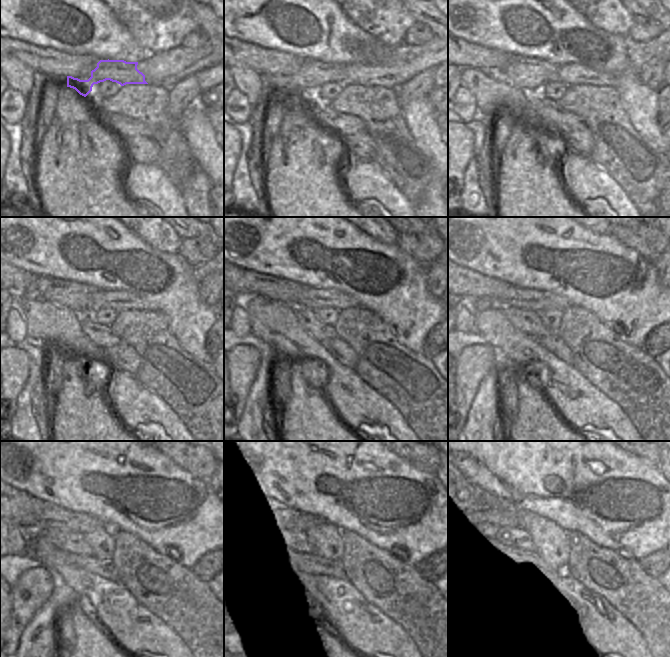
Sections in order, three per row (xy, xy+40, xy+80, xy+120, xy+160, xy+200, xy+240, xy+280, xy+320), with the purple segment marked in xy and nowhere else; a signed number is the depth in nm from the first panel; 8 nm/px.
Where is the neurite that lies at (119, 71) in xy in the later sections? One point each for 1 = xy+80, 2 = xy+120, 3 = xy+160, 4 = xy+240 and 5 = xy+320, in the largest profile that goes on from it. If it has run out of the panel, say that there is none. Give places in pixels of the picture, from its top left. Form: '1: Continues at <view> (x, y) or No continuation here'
1: Continues at xy+80 (529, 74)
2: Continues at xy+120 (76, 296)
3: Continues at xy+160 (244, 282)
4: Continues at xy+240 (20, 502)
5: Continues at xy+320 (468, 487)

